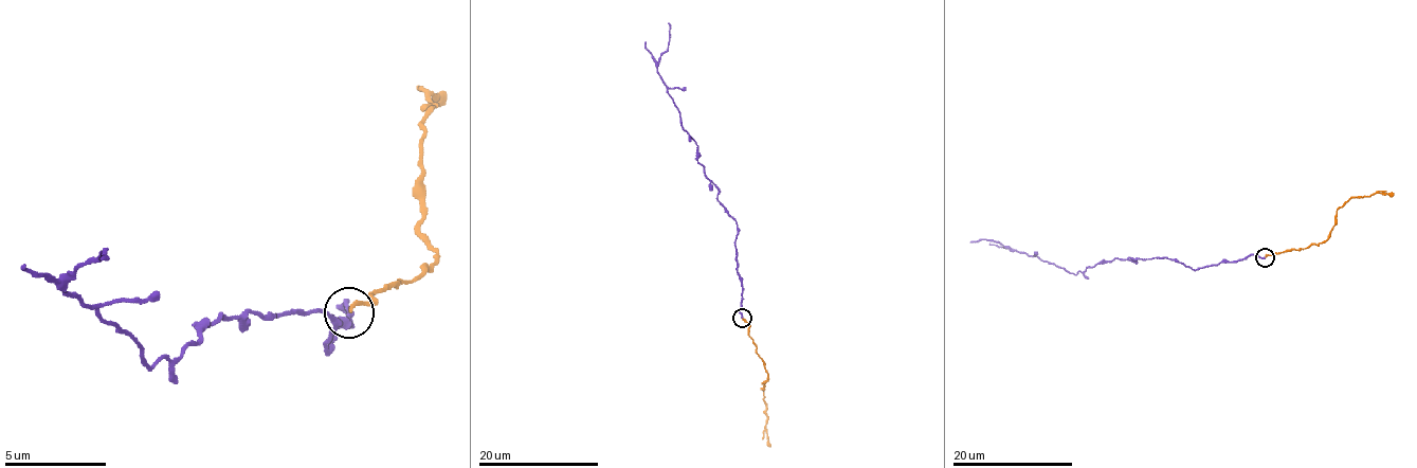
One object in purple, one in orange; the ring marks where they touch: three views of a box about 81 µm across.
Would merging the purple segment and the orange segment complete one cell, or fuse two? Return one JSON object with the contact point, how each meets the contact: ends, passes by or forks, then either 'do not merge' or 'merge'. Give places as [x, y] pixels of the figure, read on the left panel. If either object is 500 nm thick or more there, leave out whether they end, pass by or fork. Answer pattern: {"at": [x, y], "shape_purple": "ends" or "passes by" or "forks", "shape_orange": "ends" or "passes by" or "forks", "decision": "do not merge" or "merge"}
{"at": [348, 312], "shape_purple": "ends", "shape_orange": "ends", "decision": "merge"}

